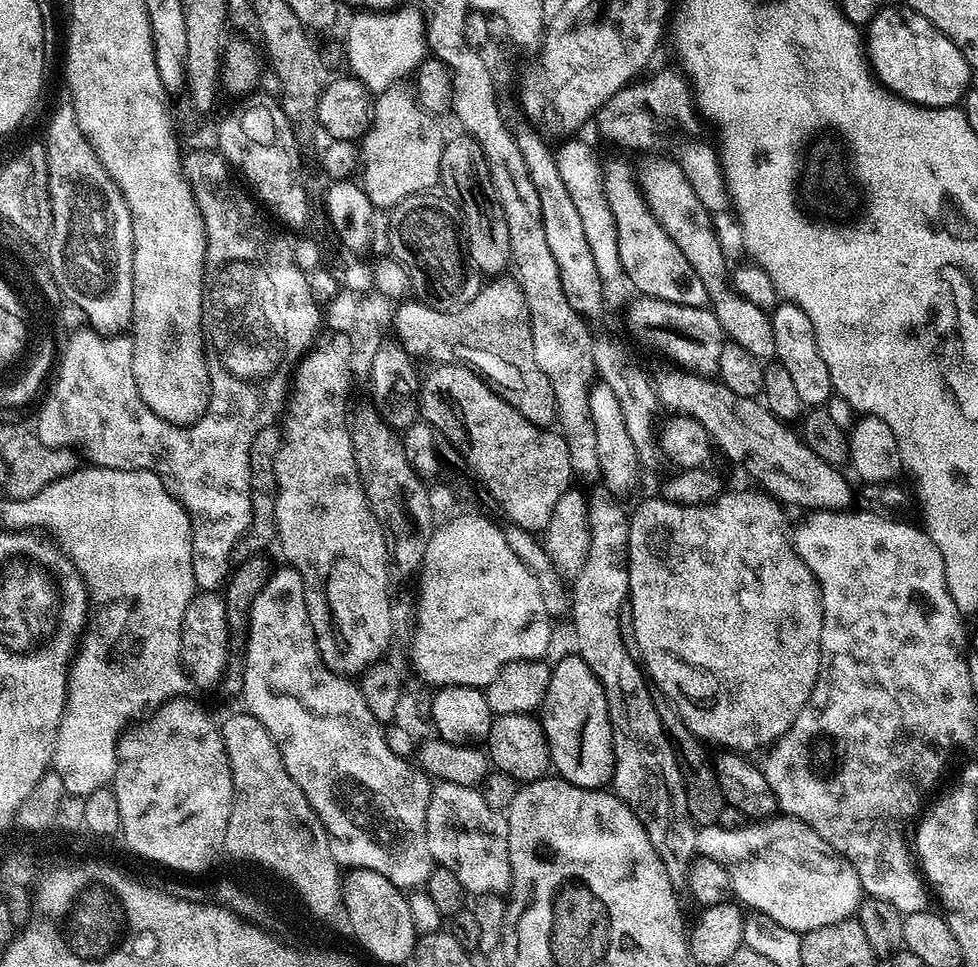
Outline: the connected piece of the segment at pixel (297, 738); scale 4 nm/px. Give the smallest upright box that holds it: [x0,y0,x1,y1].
[243,567,434,890]

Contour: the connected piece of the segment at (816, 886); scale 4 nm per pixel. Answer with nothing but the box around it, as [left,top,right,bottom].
[694,814,862,934]

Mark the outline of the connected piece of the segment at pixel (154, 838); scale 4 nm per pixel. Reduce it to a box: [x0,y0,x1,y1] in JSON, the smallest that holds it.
[110,695,232,872]

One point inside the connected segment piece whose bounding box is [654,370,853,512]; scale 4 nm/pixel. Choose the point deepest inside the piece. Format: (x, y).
(786, 468)

